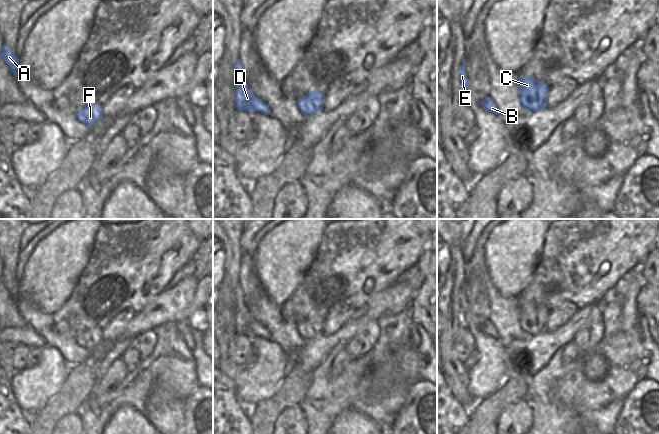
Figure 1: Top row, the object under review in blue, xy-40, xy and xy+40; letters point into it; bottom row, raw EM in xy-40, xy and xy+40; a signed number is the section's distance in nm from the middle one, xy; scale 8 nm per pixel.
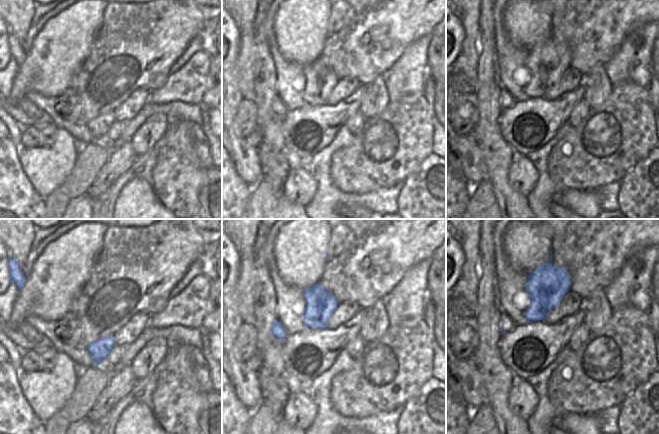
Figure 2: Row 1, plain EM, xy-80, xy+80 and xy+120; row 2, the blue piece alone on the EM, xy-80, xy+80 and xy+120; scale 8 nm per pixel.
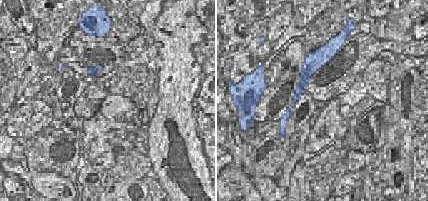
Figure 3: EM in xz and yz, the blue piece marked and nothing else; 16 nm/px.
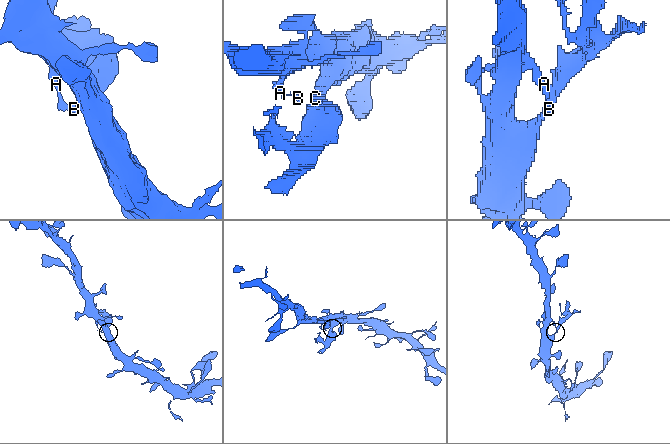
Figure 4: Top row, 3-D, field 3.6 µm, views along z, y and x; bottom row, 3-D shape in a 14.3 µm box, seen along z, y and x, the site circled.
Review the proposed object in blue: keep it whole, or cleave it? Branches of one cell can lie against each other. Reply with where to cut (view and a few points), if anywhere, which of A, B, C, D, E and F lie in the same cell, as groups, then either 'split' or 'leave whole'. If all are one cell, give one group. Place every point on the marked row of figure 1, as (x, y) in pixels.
cut in xy along (322, 99), (316, 100), (313, 95), (306, 95), (297, 101); A B D E F / C; split

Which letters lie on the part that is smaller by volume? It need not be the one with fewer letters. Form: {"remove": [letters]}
{"remove": ["C"]}

